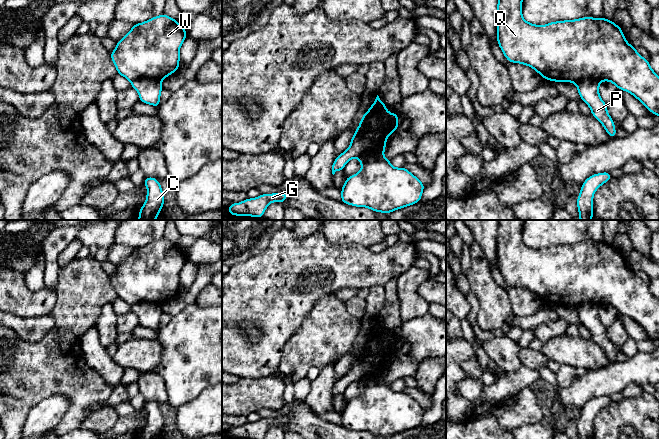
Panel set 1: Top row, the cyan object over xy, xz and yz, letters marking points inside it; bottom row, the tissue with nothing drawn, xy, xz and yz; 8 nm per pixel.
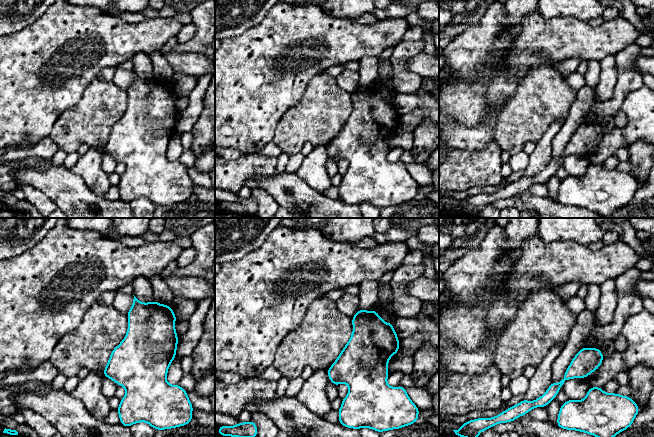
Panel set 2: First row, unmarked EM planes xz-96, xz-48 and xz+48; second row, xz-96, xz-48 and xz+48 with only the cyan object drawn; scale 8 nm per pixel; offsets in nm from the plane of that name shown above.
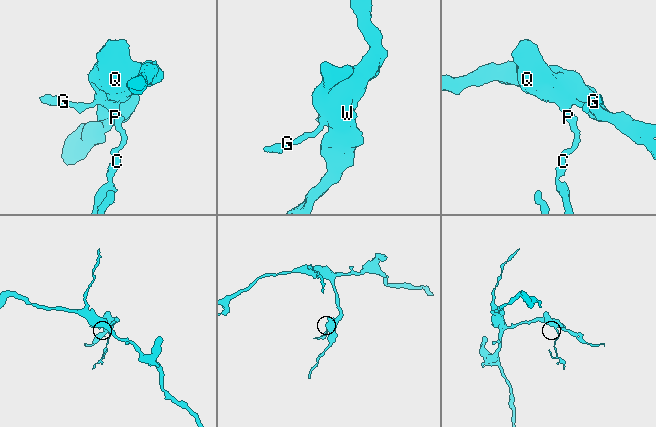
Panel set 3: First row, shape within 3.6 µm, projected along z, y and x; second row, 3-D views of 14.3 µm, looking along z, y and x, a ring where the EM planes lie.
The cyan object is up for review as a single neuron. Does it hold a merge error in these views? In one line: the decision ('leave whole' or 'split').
split

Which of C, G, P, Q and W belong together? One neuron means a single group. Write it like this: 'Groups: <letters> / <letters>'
Groups: C G P / Q W

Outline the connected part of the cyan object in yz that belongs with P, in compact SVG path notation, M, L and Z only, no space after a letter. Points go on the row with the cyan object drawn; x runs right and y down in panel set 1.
M583 79L576 84L579 97L591 109L593 115L604 127L609 136L616 138L616 129L614 120L608 114L607 104L601 99L599 95L599 81L593 79Z

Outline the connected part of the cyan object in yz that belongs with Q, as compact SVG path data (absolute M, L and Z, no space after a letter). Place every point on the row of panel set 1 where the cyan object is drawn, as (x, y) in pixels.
M498 0L497 4L497 43L505 58L511 63L520 63L533 68L545 80L572 82L583 79L599 82L610 81L619 90L627 91L638 99L651 113L659 116L659 76L651 69L649 60L643 58L630 45L622 28L604 17L583 17L574 20L555 21L546 25L535 25L522 16L523 0Z

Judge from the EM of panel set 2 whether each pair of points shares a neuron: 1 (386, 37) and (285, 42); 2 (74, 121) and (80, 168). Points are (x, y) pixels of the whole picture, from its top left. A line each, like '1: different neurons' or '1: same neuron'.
1: same neuron
2: different neurons

